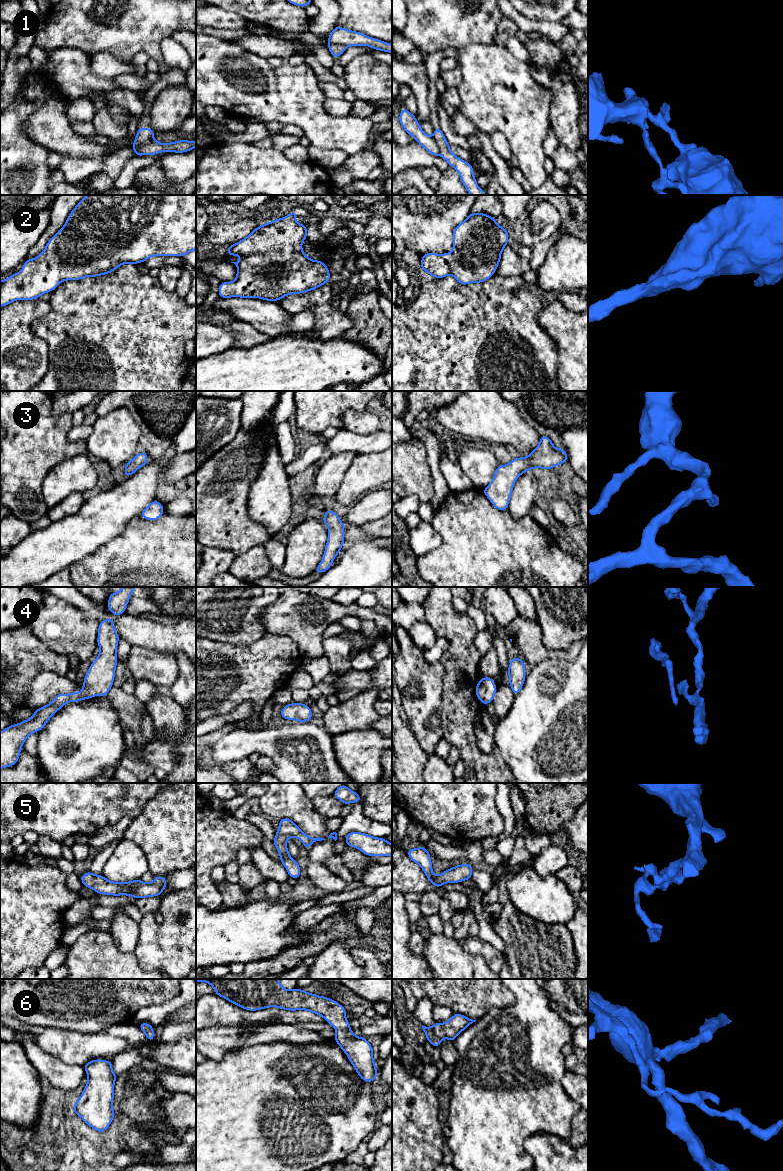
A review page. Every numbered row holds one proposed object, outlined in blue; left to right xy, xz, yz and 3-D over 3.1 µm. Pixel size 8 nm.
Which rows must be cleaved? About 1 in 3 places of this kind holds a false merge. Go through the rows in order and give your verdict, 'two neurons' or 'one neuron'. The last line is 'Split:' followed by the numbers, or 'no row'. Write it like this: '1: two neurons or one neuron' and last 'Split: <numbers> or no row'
1: two neurons
2: one neuron
3: one neuron
4: one neuron
5: one neuron
6: one neuron
Split: 1

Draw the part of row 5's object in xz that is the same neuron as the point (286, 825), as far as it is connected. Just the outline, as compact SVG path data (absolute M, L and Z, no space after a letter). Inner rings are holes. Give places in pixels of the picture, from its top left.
M290 818L279 820L279 827L272 842L280 855L280 862L285 866L290 878L300 879L301 869L287 849L287 839L290 837L300 839L304 844L304 850L308 849L314 842L325 839L307 836Z

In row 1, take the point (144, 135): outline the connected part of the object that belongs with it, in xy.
M138 128L134 143L131 145L136 156L139 156L138 147L146 145L154 138L154 131L151 128Z

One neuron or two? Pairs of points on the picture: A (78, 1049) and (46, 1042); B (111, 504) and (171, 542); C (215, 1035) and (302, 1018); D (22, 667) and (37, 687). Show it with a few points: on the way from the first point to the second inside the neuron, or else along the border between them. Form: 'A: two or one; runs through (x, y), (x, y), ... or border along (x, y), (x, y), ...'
A: one; runs through (70, 1047), (54, 1042)
B: two; border along (139, 515), (132, 518), (117, 535)
C: two; border along (256, 1022), (243, 1022), (226, 1027)
D: two; border along (53, 671), (40, 671), (22, 693), (22, 702)

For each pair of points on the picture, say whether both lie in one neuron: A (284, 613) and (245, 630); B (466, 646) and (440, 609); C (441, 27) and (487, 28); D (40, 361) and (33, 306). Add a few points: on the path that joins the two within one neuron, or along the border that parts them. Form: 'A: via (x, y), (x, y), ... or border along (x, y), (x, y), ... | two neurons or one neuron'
A: border along (272, 602), (261, 613), (261, 623), (264, 632) | two neurons
B: via (461, 637), (444, 618) | one neuron
C: via (452, 27), (476, 27) | one neuron
D: via (26, 347), (24, 345), (24, 320) | one neuron

